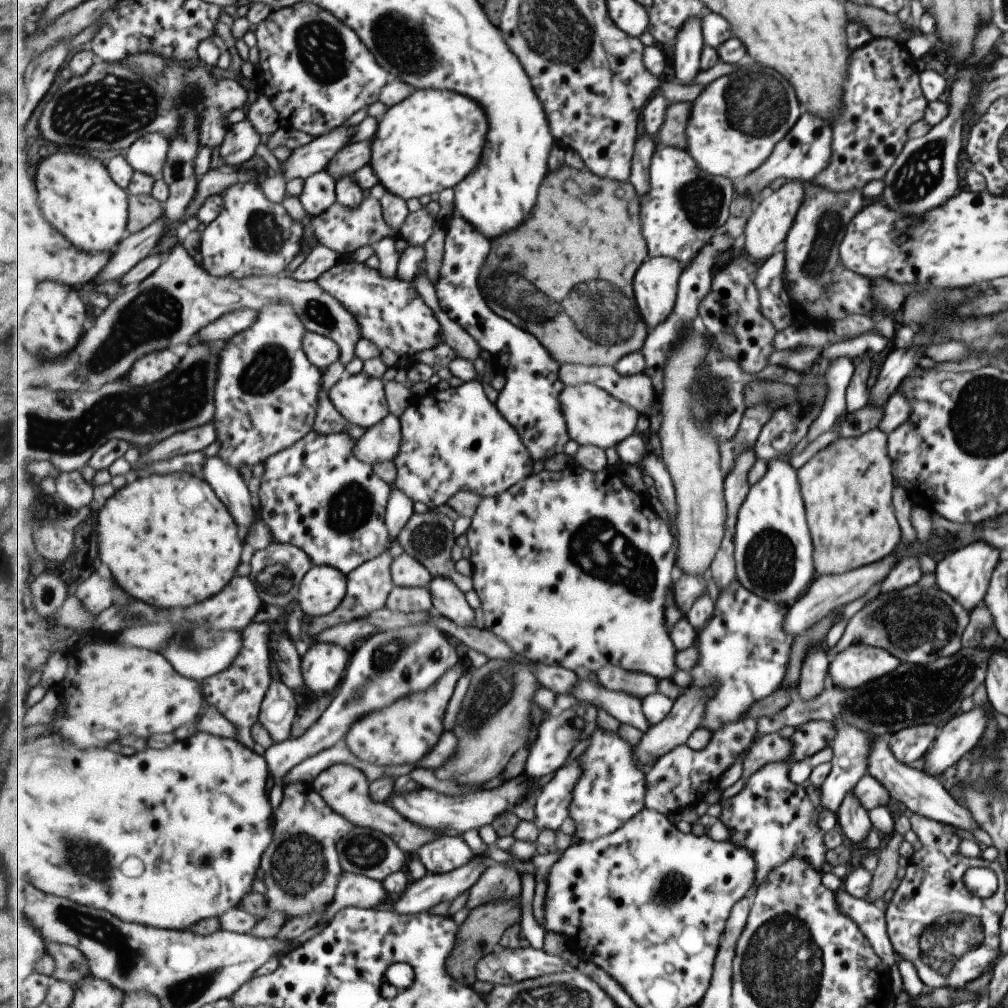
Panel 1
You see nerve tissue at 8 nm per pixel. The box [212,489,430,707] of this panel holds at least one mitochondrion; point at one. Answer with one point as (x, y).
(276, 574)

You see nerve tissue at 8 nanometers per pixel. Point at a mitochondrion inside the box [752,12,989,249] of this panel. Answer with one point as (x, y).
(921, 173)

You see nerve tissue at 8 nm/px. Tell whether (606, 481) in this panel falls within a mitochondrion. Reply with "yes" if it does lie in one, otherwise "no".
no

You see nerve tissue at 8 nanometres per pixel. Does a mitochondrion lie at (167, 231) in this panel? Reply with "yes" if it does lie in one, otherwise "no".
no

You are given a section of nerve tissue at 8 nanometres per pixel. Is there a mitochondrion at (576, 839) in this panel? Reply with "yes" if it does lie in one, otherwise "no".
no

